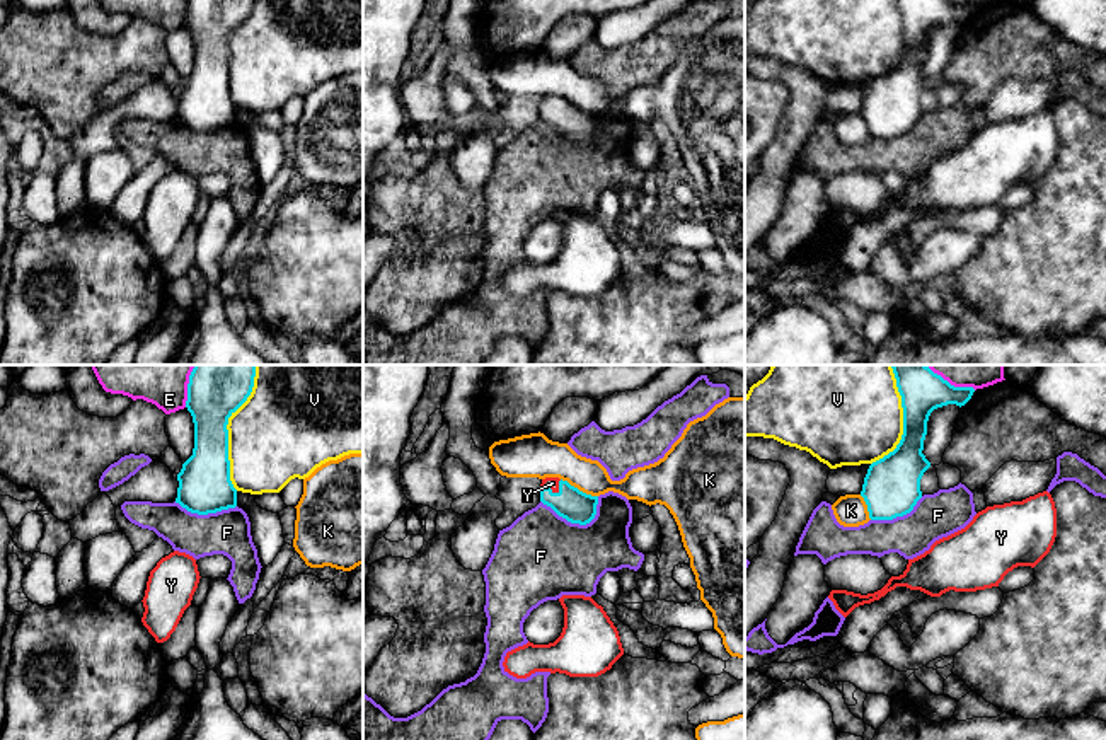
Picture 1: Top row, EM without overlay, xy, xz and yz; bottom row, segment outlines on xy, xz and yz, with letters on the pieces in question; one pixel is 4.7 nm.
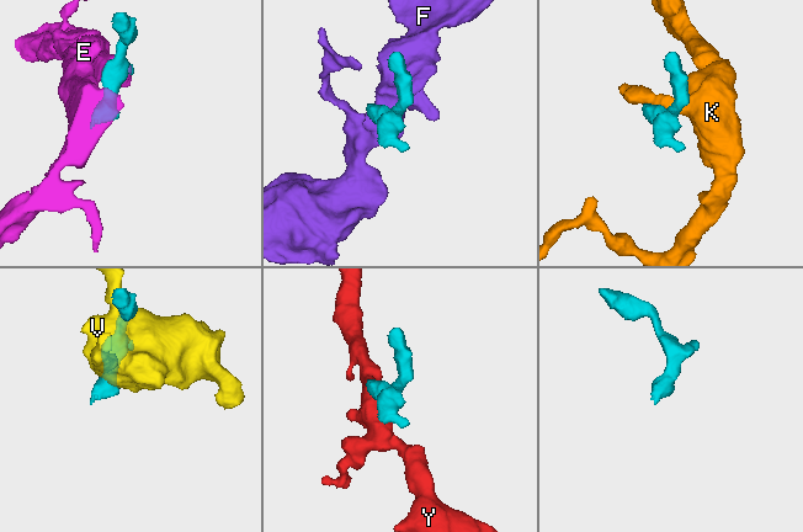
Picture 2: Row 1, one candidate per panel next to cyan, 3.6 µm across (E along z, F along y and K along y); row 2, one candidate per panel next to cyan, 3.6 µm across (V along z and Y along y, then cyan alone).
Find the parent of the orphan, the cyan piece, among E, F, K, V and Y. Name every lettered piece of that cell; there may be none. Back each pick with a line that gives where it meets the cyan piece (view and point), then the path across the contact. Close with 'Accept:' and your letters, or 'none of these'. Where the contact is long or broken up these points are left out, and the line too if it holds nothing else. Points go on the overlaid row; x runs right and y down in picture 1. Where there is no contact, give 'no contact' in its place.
Y: meets cyan in xz at (554, 493); runs through xz (576, 507), (554, 493), (552, 483)
Accept: Y

